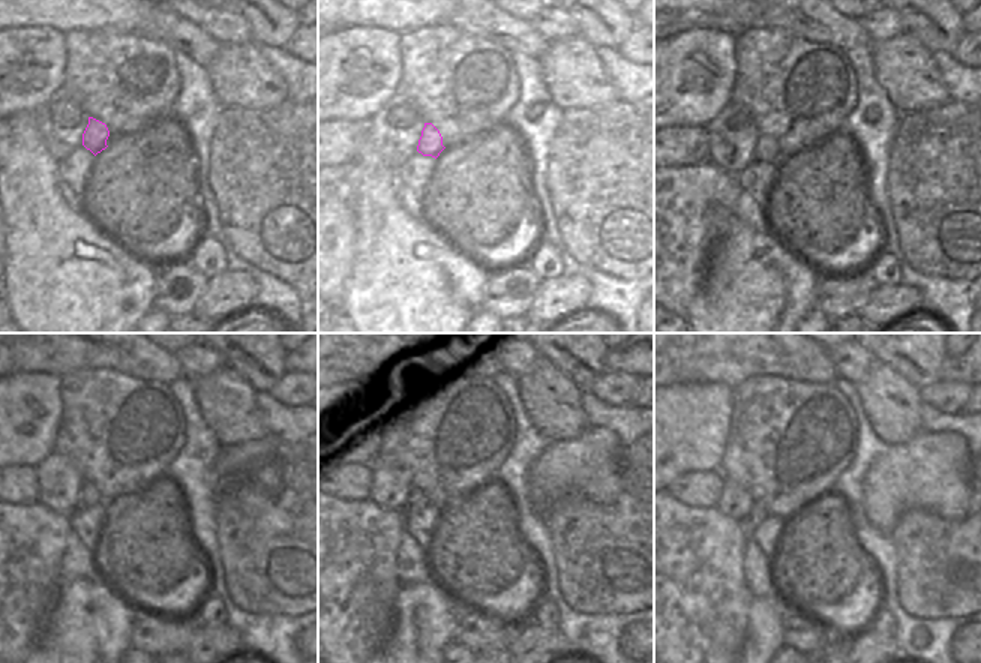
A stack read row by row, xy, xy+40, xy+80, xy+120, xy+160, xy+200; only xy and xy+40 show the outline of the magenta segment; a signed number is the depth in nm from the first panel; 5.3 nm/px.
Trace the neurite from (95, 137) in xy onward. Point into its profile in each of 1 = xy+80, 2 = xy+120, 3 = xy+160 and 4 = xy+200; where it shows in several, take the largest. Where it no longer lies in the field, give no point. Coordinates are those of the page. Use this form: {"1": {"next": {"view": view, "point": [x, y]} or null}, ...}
{"1": {"next": {"view": "xy+80", "point": [767, 149]}}, "2": {"next": {"view": "xy+120", "point": [89, 495]}}, "3": {"next": {"view": "xy+160", "point": [419, 500]}}, "4": {"next": {"view": "xy+200", "point": [756, 515]}}}

